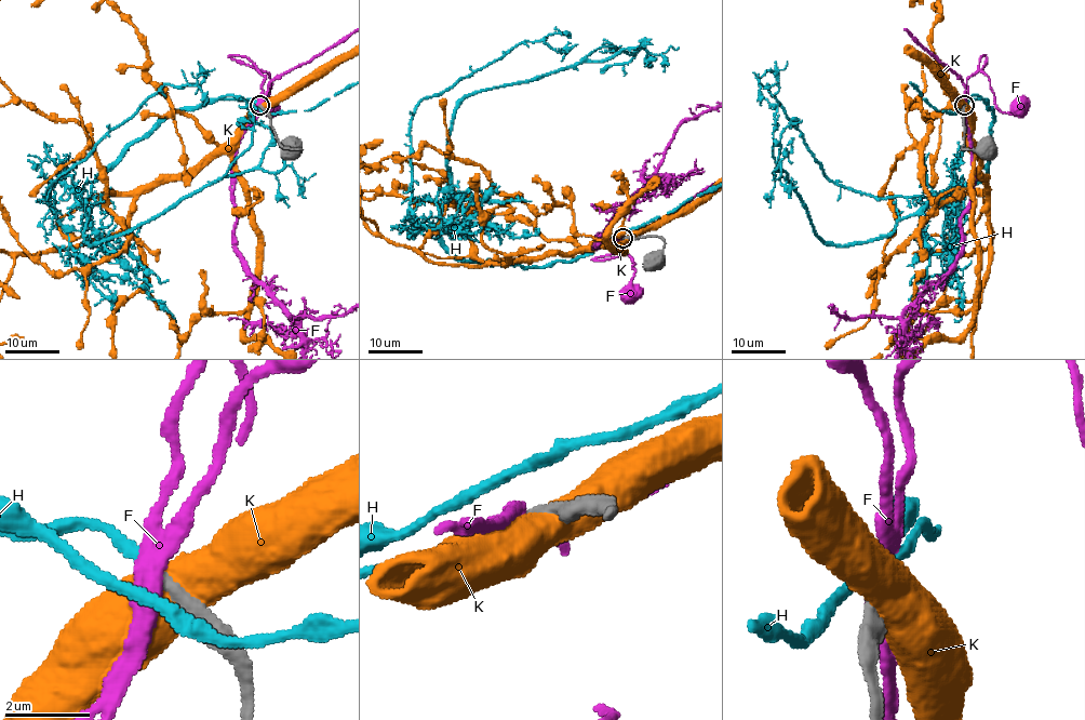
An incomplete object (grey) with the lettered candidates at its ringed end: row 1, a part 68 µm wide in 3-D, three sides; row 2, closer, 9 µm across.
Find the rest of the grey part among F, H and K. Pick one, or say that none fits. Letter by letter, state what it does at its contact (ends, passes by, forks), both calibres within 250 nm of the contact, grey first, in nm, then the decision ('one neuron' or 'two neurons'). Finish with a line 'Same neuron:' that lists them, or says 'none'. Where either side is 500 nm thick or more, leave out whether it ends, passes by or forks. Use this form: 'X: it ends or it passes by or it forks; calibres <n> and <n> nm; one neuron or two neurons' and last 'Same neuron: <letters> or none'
F: it passes by; calibres 240 and 400 nm; two neurons
H: it ends; calibres 200 and 240 nm; one neuron
K: calibres 400 and 850 nm; two neurons
Same neuron: H

